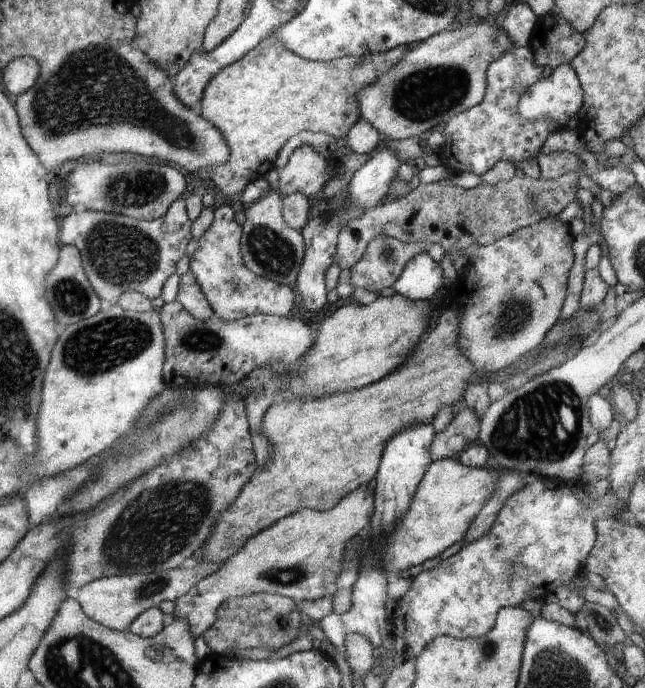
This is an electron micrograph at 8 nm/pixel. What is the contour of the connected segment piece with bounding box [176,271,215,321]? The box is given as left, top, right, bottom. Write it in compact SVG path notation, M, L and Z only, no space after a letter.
M190 271L180 277L176 300L188 314L198 320L207 321L215 315Z

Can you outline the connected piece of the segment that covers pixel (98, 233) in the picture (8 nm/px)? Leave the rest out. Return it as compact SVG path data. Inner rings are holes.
M184 199L175 200L162 218L153 221L136 220L116 213L106 214L104 211L77 209L72 213L63 212L59 240L60 245L72 245L80 251L82 268L94 292L102 301L113 306L117 304L119 296L126 291L139 292L150 300L162 294L164 282L175 273L176 262L185 255L186 246L192 238L192 223L188 218Z

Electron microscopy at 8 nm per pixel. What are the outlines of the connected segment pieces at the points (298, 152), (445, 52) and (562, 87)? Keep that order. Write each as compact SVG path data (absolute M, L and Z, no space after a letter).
M310 147L297 148L291 155L284 168L276 168L279 178L279 191L282 196L292 193L304 193L308 198L326 186L334 174L329 172L328 160L316 154Z
M481 20L480 23L444 31L407 48L404 58L384 73L374 84L357 95L362 118L380 134L382 139L404 140L419 137L428 130L440 129L453 116L480 104L485 97L487 68L514 47L506 31Z
M570 64L557 66L550 70L548 76L540 82L528 87L520 97L517 104L518 112L529 121L538 119L546 120L548 123L555 120L559 128L566 128L569 118L579 114L583 105L583 88L581 87L576 71Z

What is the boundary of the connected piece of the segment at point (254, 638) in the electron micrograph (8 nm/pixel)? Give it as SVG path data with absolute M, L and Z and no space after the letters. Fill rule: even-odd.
M270 593L228 597L216 609L216 620L203 632L213 657L223 658L227 651L246 648L278 648L295 640L304 625L300 619L298 602L290 597Z

